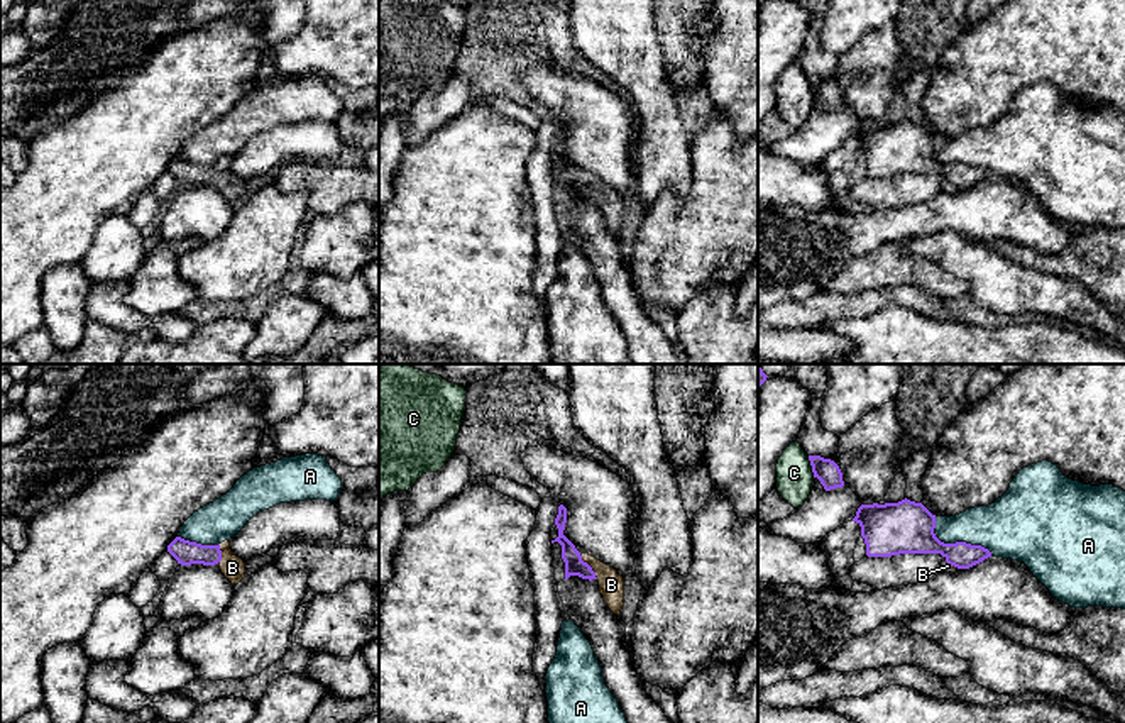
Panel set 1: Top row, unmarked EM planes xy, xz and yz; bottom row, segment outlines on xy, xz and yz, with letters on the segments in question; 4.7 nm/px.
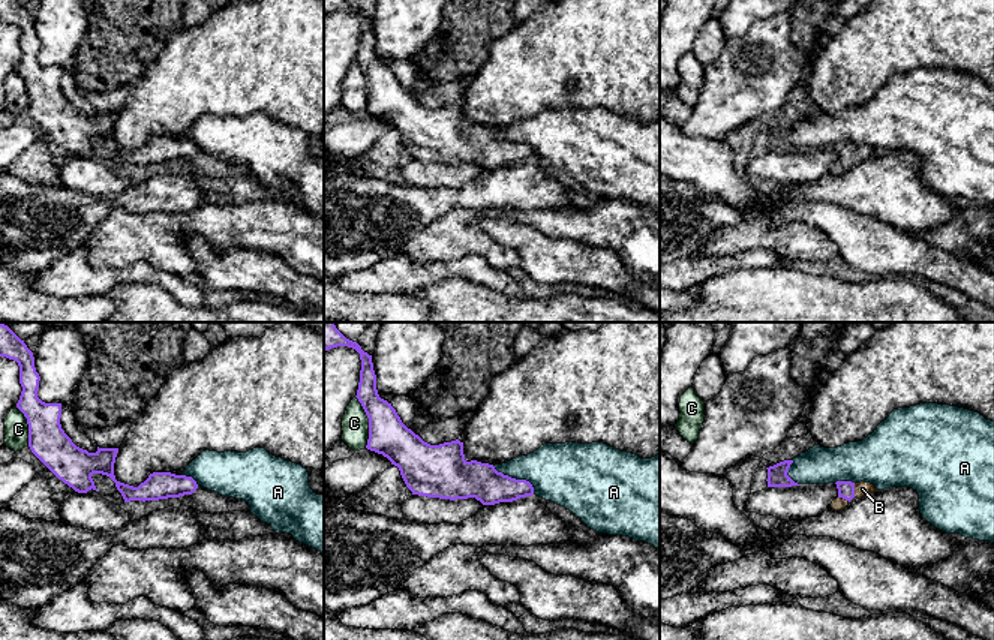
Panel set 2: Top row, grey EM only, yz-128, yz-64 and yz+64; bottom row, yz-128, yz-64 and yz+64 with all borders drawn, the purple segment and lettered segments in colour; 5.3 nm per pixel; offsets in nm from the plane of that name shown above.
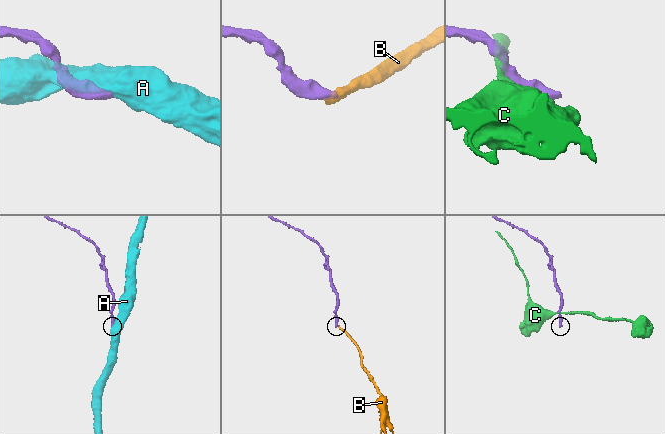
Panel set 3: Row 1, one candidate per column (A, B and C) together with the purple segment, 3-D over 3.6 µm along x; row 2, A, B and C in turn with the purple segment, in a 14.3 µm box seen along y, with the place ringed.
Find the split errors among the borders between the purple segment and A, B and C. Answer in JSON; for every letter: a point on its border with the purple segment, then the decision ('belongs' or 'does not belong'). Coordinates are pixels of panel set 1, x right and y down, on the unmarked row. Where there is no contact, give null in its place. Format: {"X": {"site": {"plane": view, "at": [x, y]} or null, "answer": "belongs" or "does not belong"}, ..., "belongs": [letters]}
{"A": {"site": {"plane": "yz", "at": [956, 163]}, "answer": "does not belong"}, "B": {"site": {"plane": "xz", "at": [589, 187]}, "answer": "belongs"}, "C": {"site": {"plane": "yz", "at": [812, 87]}, "answer": "does not belong"}, "belongs": ["B"]}

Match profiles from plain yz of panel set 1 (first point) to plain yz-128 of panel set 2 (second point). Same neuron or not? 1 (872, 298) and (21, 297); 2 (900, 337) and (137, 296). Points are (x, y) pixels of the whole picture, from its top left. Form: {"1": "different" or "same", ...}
{"1": "different", "2": "same"}

